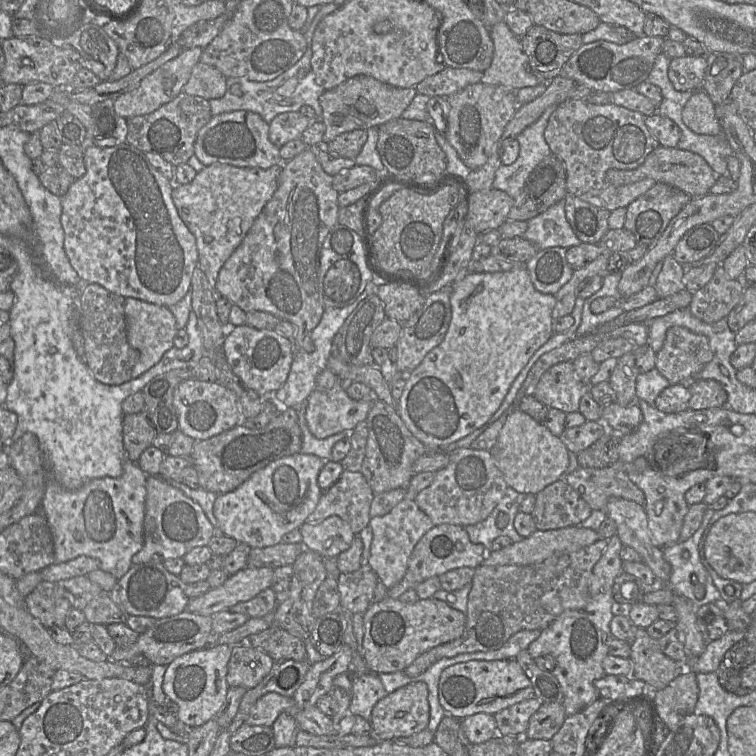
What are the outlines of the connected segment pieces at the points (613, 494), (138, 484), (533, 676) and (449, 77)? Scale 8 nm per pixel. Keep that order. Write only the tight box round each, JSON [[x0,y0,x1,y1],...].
[[565,460,645,511],[41,456,147,579],[515,650,563,704],[416,66,483,97]]

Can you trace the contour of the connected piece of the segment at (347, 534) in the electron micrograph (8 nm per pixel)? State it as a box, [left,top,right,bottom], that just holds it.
[299,516,356,559]

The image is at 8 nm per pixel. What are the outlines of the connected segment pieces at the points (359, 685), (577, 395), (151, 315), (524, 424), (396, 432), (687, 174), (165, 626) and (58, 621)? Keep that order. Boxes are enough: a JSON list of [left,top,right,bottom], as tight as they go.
[[348,672,388,722],[534,362,587,414],[125,298,178,379],[490,408,569,495],[361,398,429,495],[606,145,717,198],[108,610,212,666],[25,581,72,628]]

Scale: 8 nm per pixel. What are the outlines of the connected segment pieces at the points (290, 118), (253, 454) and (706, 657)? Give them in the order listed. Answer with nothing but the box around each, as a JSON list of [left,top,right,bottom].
[[269,112,311,148],[189,408,302,494],[689,630,745,673]]

